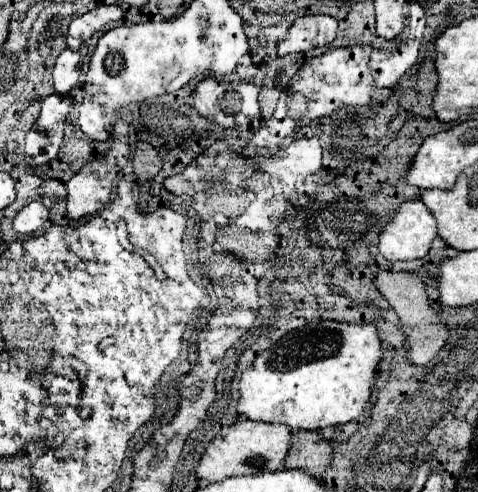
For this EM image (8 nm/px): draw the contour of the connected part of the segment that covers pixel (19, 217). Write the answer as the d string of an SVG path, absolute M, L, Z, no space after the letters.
M30 202L14 218L14 230L20 234L38 232L48 220L48 208L42 202Z

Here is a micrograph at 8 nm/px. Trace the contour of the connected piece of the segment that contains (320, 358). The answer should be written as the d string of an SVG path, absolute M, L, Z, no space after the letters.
M316 322L286 334L272 348L264 350L240 378L240 400L236 412L252 422L284 424L290 430L322 430L326 426L340 426L358 418L370 398L376 368L382 358L382 346L374 324L346 324L346 322Z

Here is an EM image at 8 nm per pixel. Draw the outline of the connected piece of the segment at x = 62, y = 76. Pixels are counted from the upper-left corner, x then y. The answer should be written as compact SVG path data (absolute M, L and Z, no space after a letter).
M66 48L54 66L54 88L60 96L66 96L78 82L80 76L80 62L82 62L82 52L74 52Z

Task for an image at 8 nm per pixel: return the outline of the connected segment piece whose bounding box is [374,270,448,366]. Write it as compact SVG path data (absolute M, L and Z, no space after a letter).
M380 270L374 278L374 286L380 290L380 294L388 300L388 304L394 308L394 312L398 314L400 322L402 322L402 332L406 334L406 342L410 346L406 360L410 364L428 364L438 350L442 350L442 346L448 340L448 328L442 324L442 320L438 318L436 310L430 306L432 302L426 296L424 284L418 276L412 276L408 272L390 272L390 270Z

